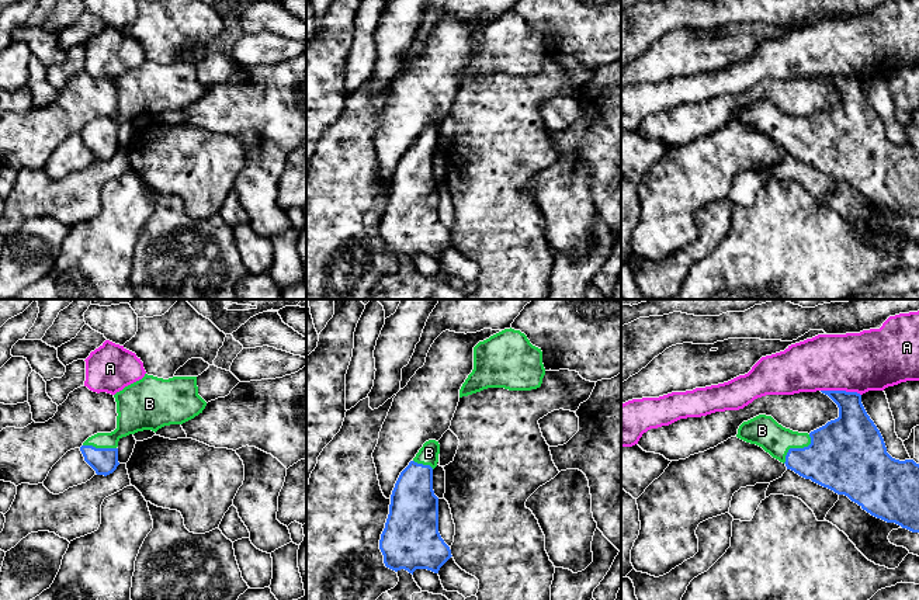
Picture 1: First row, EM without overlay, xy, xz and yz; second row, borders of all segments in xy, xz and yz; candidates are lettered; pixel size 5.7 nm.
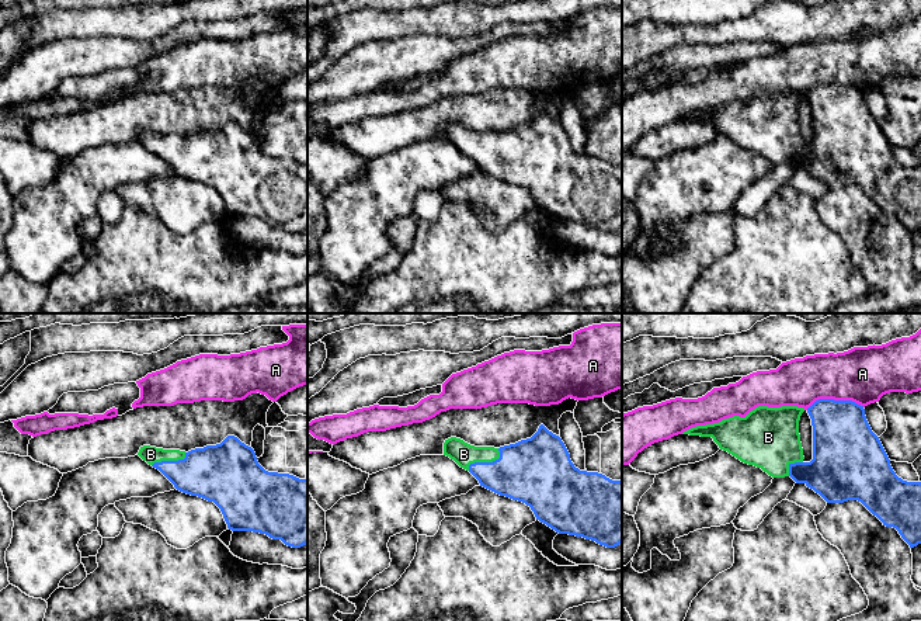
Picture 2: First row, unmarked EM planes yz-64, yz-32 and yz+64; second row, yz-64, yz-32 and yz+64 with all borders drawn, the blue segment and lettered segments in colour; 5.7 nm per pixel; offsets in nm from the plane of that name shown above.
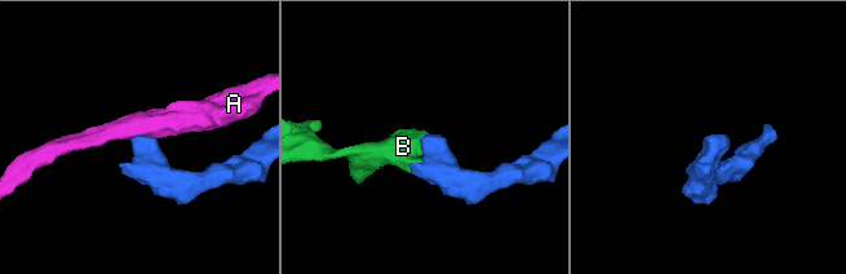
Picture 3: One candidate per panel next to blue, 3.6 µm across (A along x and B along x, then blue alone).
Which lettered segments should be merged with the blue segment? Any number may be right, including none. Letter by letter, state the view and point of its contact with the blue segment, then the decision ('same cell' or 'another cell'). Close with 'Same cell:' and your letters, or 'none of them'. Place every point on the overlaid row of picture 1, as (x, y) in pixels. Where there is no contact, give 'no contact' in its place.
A: contact yz (841, 391); another cell
B: contact yz (797, 448); same cell
Same cell: B

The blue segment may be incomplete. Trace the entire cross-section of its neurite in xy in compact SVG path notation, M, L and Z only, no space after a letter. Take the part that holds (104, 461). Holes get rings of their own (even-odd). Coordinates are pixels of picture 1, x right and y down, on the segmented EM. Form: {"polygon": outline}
{"polygon": "M145 377L114 395L117 429L89 437L80 451L97 475L112 474L118 462L118 441L143 430L157 431L170 424L183 424L200 413L207 402L198 395L197 377L169 379Z"}

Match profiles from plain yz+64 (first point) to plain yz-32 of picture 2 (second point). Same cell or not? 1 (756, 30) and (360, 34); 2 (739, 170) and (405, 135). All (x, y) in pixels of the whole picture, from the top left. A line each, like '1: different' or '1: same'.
1: same
2: different

